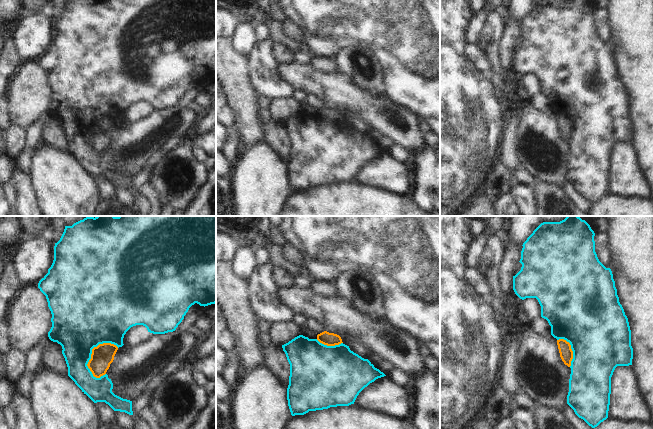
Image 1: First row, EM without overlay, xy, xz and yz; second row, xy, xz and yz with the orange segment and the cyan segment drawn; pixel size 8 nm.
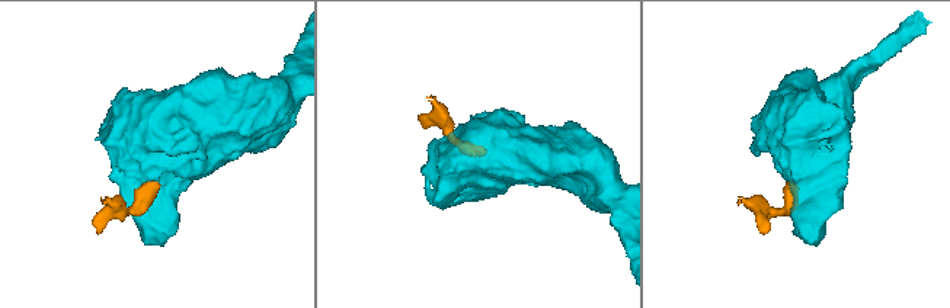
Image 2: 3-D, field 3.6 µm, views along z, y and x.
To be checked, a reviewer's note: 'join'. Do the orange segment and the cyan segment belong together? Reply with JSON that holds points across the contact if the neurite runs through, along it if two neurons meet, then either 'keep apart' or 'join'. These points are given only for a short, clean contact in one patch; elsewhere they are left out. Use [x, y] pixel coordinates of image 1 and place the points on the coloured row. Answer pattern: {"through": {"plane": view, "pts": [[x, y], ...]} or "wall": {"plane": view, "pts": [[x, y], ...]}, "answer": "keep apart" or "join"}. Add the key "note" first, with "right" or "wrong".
{"note": "wrong", "wall": {"plane": "xy", "pts": [[118, 347], [99, 343], [92, 349], [87, 367], [94, 377]]}, "answer": "keep apart"}

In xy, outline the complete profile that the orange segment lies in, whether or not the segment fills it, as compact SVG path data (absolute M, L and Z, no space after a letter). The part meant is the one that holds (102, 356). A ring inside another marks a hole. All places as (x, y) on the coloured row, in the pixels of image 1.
M111 343L99 344L92 349L91 359L87 366L94 377L100 378L106 374L117 350L118 347Z

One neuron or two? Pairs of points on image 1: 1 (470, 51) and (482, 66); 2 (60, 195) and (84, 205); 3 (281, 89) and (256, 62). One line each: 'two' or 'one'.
1: one
2: one
3: one

